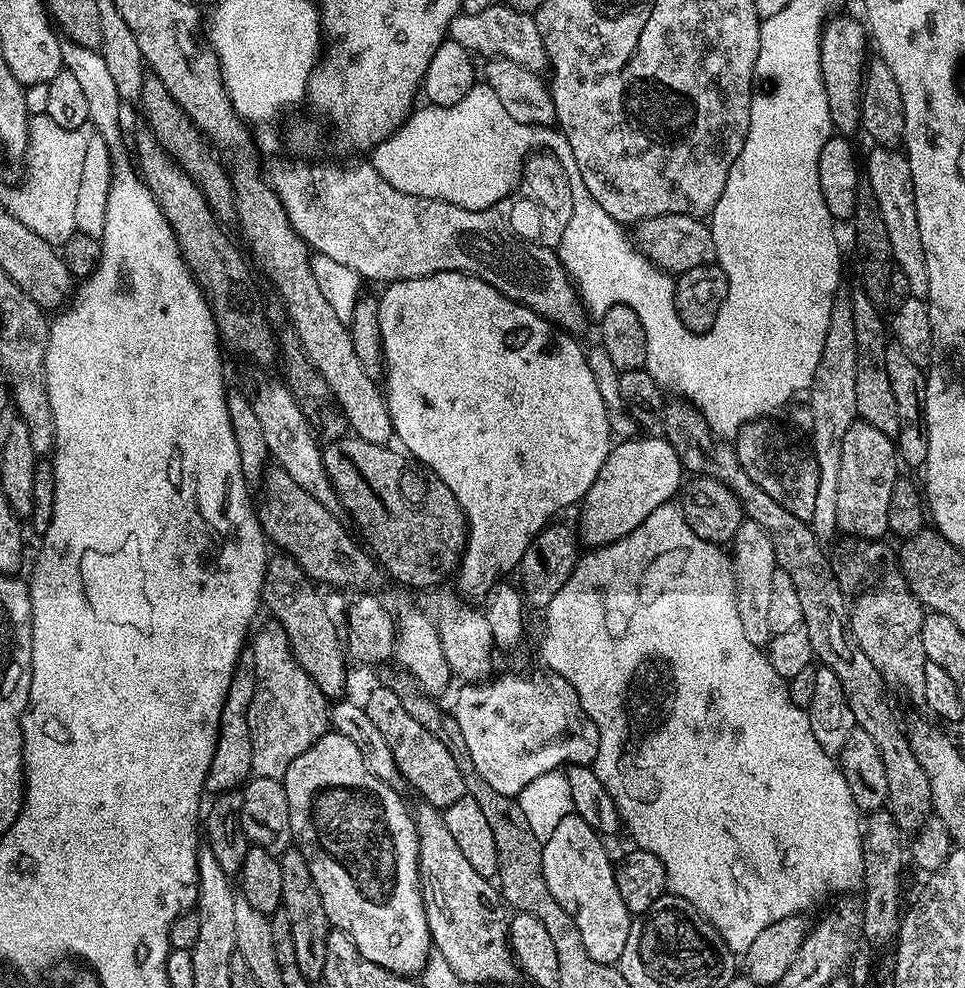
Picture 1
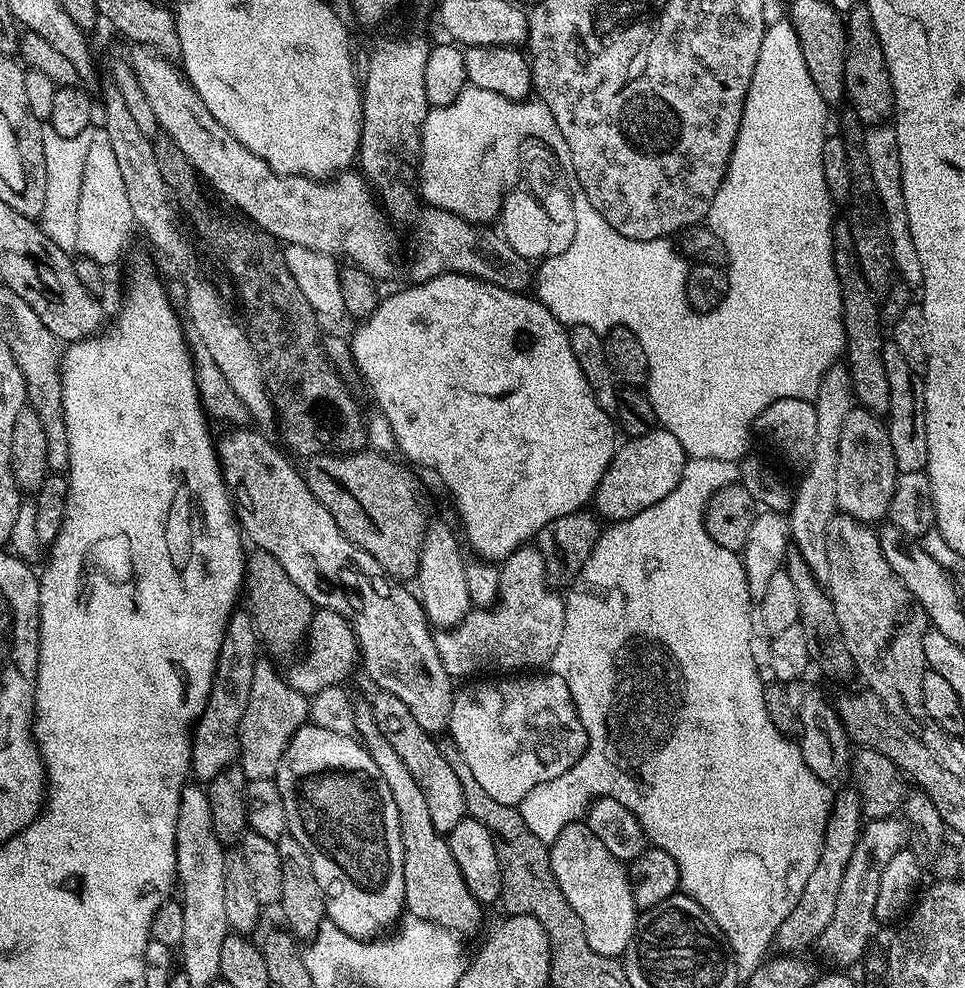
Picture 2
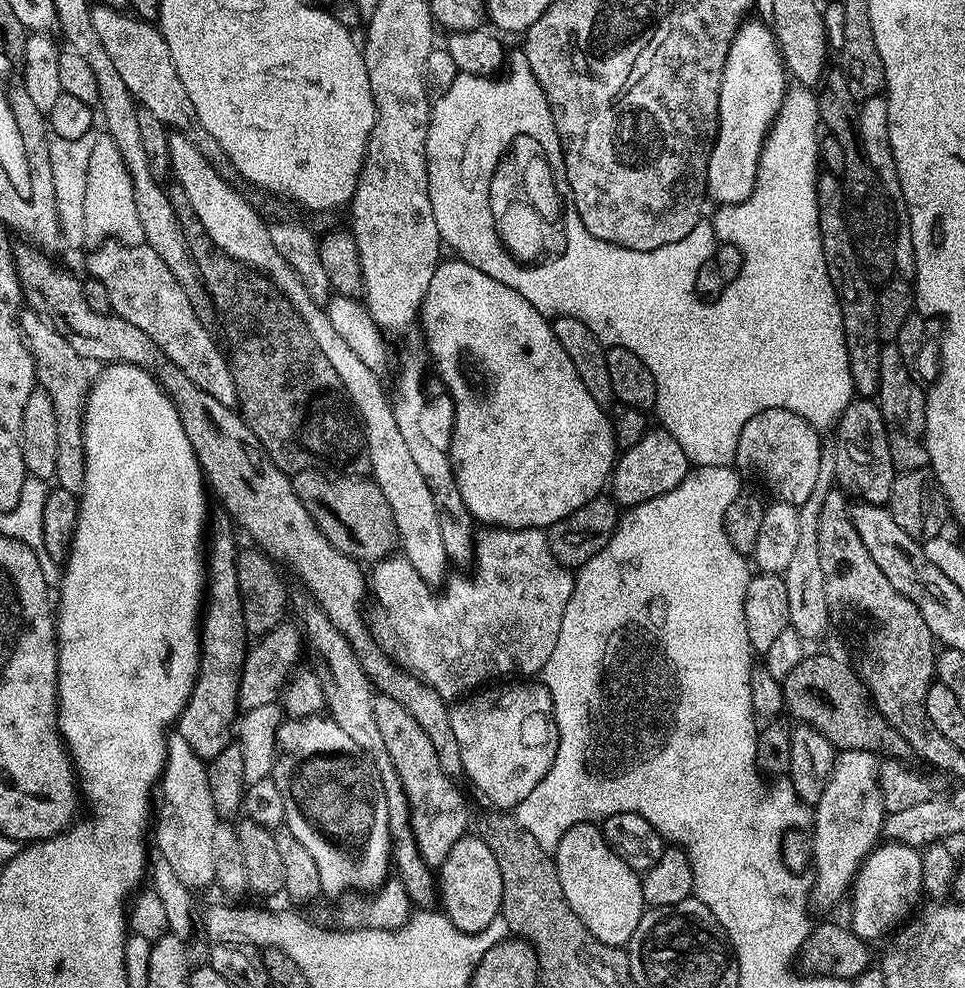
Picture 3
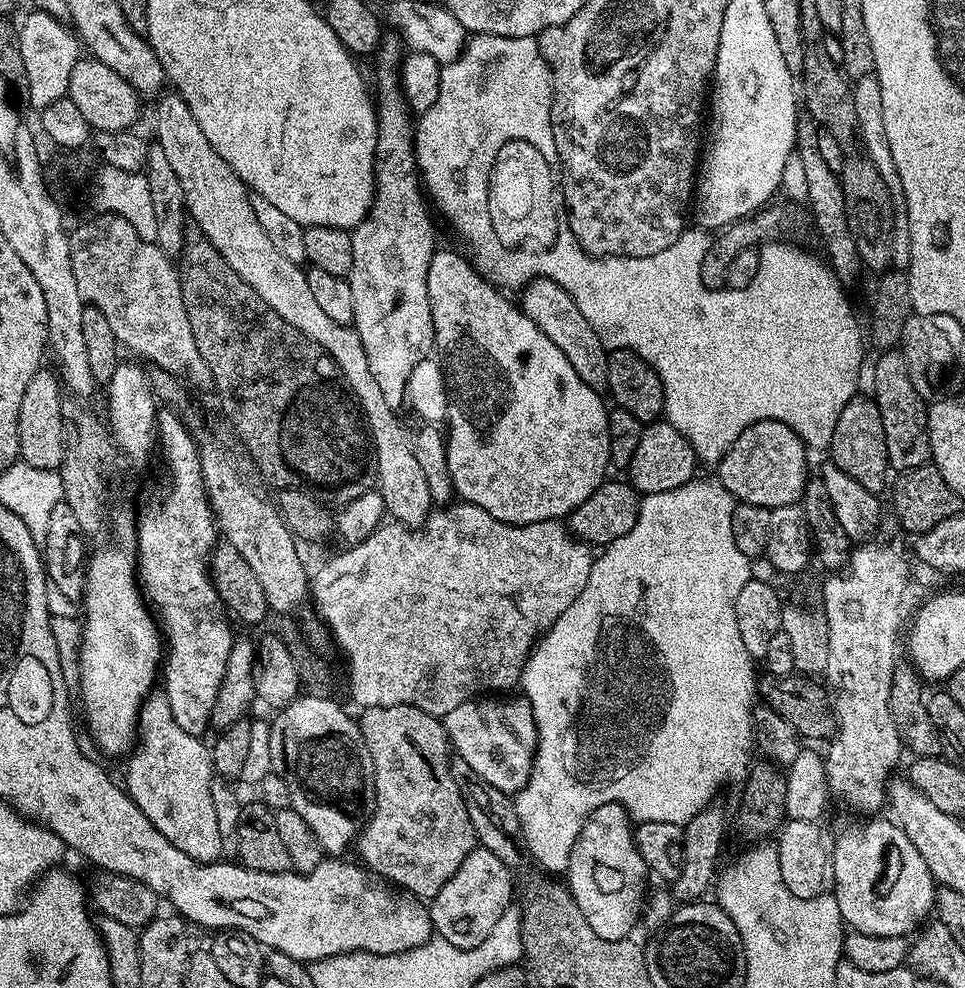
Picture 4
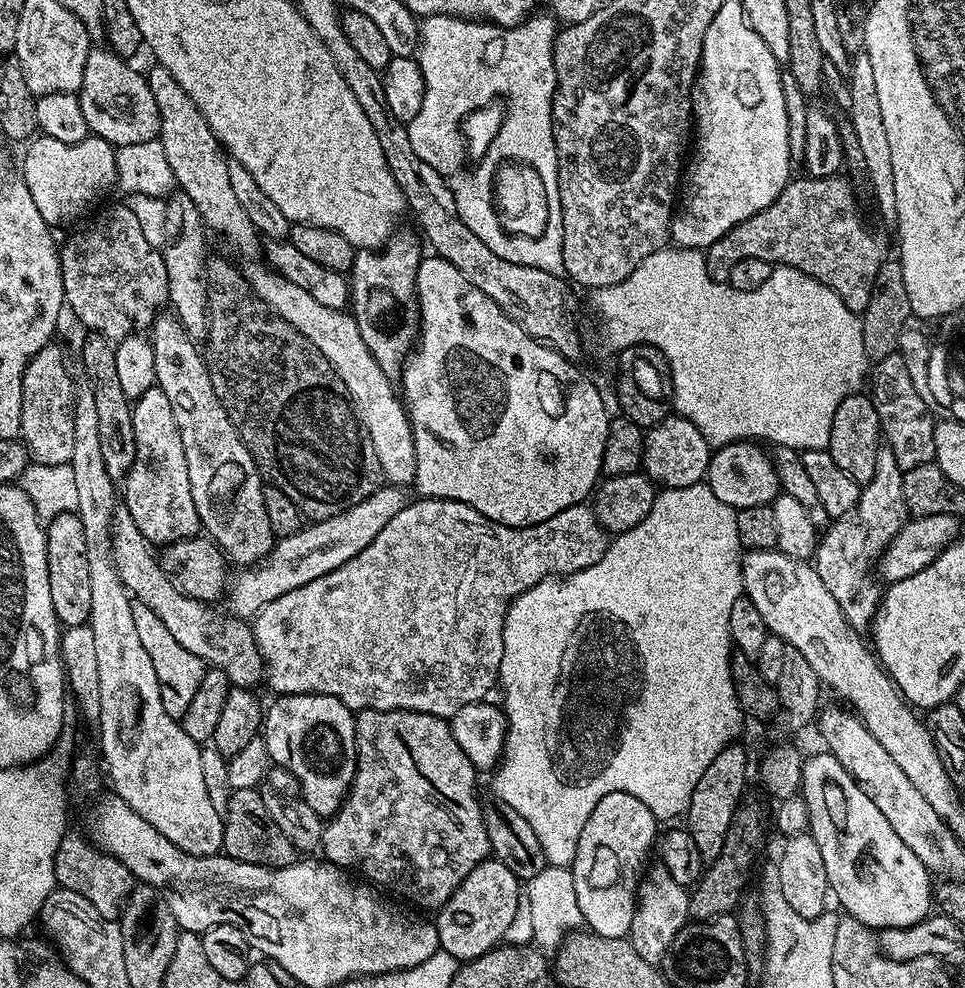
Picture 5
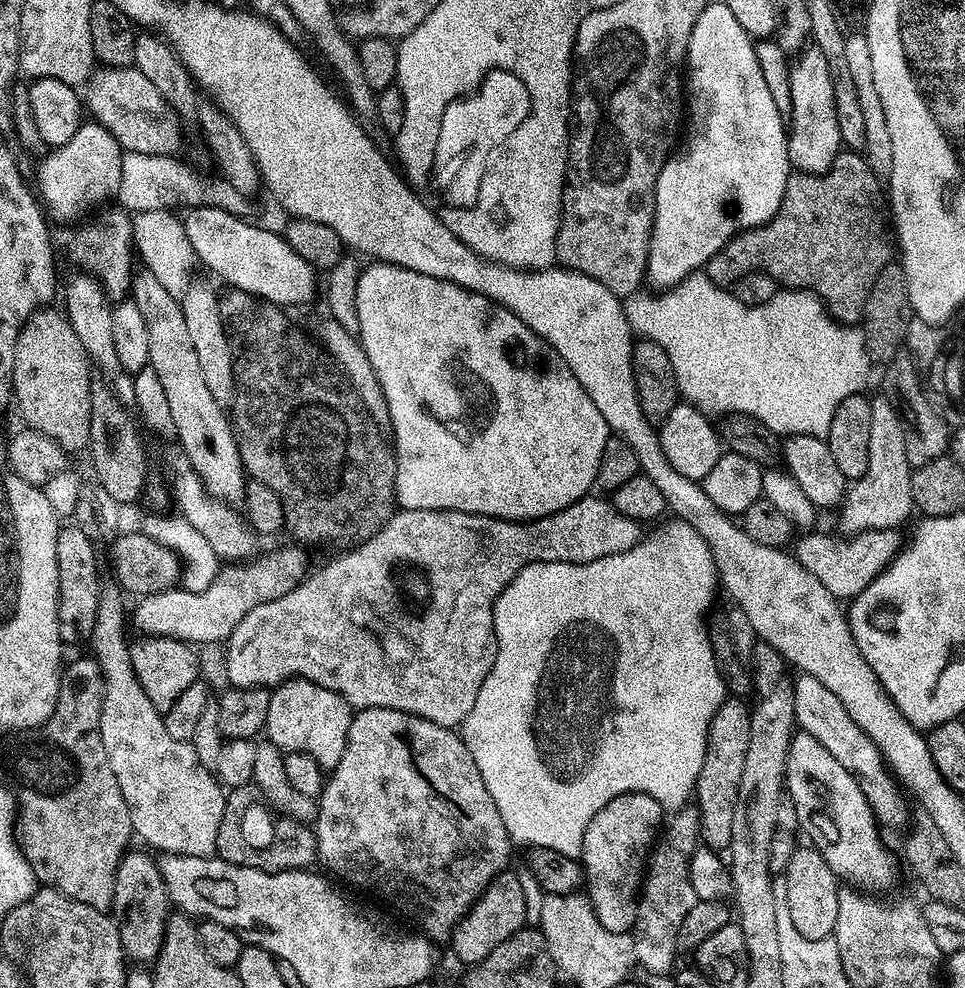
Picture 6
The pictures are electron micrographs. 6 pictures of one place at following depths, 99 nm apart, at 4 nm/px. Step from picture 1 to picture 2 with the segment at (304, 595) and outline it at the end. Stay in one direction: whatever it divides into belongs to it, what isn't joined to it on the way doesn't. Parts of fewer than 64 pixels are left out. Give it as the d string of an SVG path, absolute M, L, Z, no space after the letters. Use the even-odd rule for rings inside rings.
M261 549L251 551L245 561L244 594L248 611L252 615L252 625L260 637L265 649L277 652L280 656L288 656L305 643L308 627L315 612L315 606L308 596L290 579L280 561L273 554Z

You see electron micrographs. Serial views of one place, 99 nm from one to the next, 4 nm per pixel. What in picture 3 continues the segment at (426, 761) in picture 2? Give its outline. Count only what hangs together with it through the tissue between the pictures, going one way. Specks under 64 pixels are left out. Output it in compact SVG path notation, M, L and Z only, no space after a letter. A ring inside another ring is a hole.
M374 695L374 719L378 722L382 742L386 742L390 762L394 762L394 770L398 770L398 778L404 787L412 811L412 832L416 835L418 850L429 866L438 866L446 854L450 854L454 842L469 831L468 804L456 785L459 783L442 770L434 745L430 738L426 738L426 730L422 730L422 726L418 726L418 722L414 722L412 715L394 702L394 698Z

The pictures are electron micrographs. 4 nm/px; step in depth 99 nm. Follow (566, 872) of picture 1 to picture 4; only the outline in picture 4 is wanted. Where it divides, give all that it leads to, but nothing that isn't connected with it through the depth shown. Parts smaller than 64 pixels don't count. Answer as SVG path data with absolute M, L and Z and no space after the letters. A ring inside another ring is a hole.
M603 804L598 806L584 819L580 827L578 838L570 850L568 870L566 873L566 888L571 892L574 902L578 902L578 910L582 910L586 922L590 922L590 930L598 934L598 938L607 940L627 940L633 935L636 924L641 923L642 909L646 904L646 891L644 892L644 879L649 879L648 868L638 854L634 839L634 824L627 810L621 804Z

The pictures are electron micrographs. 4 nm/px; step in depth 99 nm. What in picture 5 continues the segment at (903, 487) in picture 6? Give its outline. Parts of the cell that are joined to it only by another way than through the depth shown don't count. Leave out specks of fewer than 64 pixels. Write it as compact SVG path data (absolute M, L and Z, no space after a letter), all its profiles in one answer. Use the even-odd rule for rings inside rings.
M881 446L878 466L874 466L874 478L861 487L860 497L853 508L845 516L835 517L829 523L816 545L814 567L818 578L822 578L826 590L834 594L834 602L838 602L842 614L846 614L846 622L857 630L867 629L876 618L882 588L876 585L874 569L884 549L910 519L902 490L903 481L904 473L894 460L891 449Z

